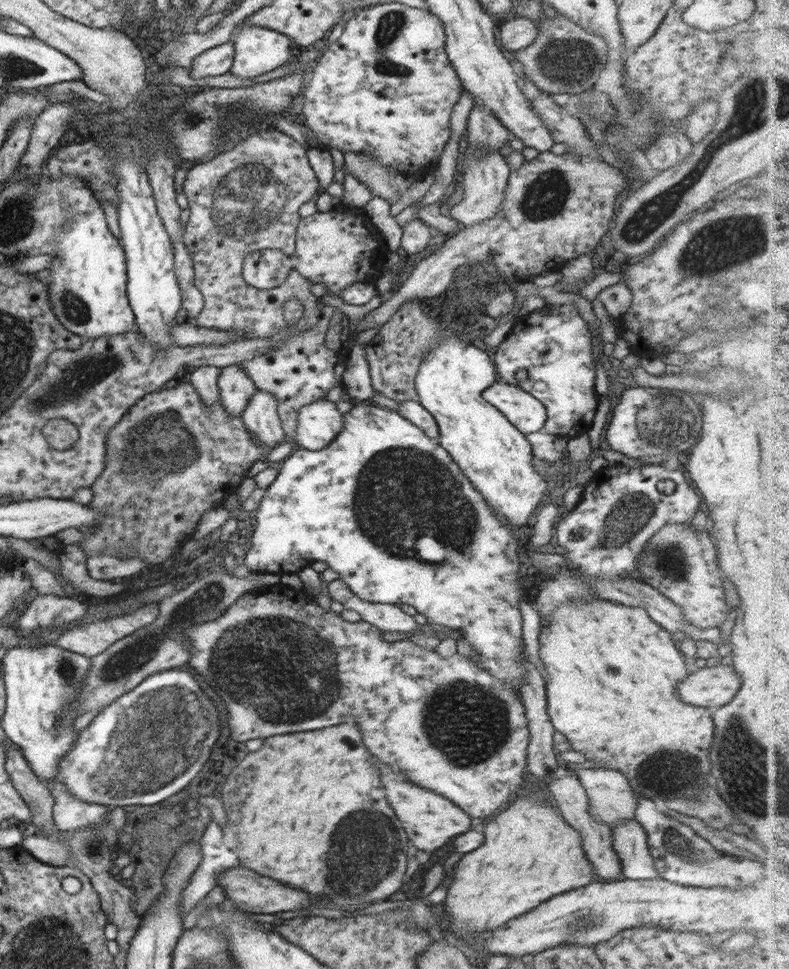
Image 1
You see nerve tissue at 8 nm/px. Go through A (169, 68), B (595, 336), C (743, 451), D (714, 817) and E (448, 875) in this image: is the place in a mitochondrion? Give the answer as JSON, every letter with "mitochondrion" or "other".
{"A":"other","B":"other","C":"other","D":"mitochondrion","E":"other"}

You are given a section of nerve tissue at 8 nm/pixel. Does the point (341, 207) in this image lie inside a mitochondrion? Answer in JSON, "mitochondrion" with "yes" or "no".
{"mitochondrion":"no"}

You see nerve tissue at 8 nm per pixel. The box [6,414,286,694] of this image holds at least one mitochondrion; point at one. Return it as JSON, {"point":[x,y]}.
{"point":[121,664]}

